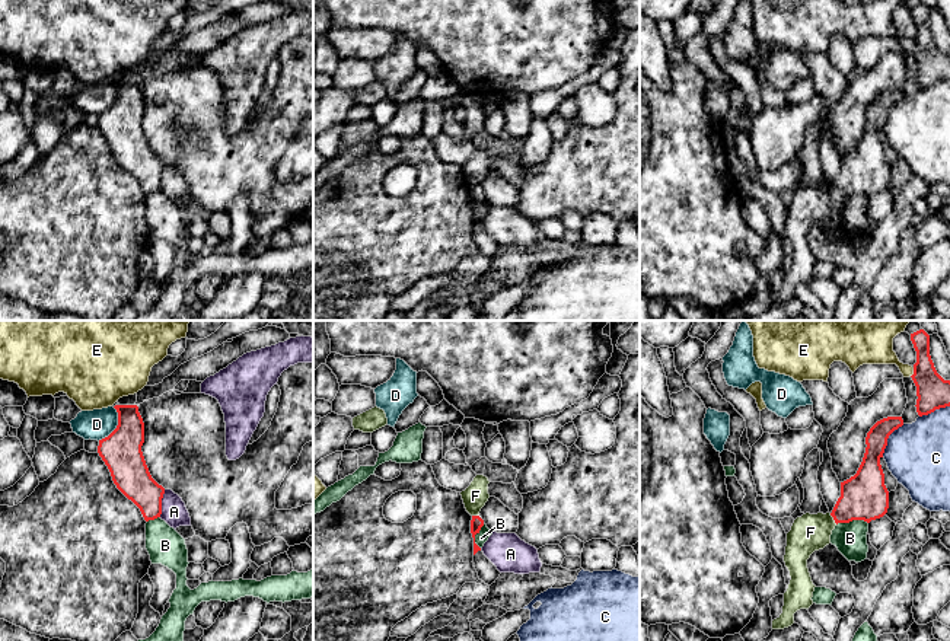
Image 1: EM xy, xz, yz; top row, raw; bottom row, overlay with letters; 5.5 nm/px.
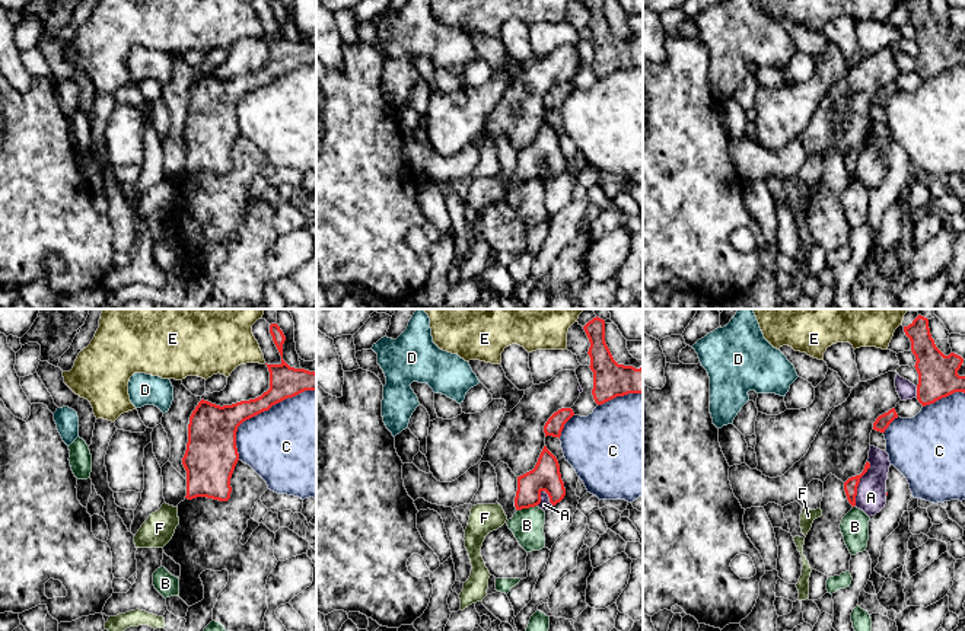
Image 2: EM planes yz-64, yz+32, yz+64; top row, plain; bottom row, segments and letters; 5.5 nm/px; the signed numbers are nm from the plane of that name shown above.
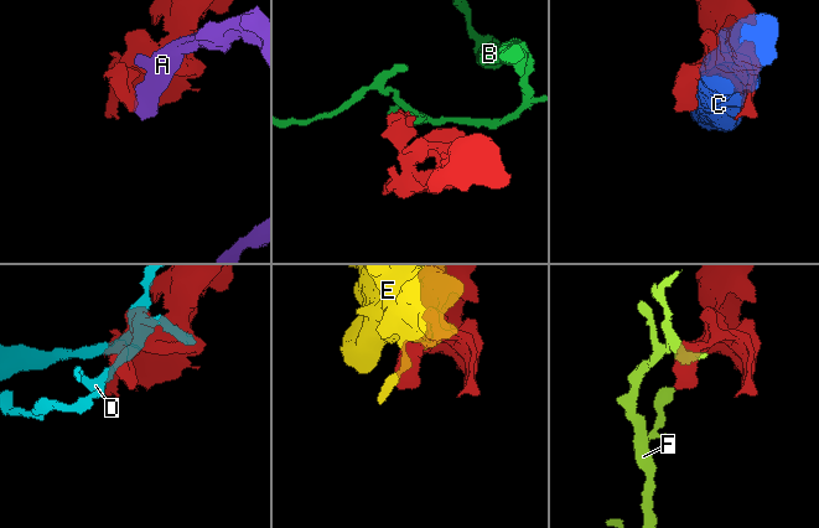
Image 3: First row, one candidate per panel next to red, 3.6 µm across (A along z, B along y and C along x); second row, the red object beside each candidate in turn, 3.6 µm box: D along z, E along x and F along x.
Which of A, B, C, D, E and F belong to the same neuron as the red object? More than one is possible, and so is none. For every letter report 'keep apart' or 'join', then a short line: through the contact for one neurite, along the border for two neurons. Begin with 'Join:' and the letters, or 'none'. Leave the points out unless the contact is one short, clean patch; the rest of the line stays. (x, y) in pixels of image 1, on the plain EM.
Join: none
A: keep apart
B: keep apart; line yz (867, 195), (850, 194), (837, 198)
C: keep apart
D: keep apart; line xy (114, 80), (117, 99), (98, 114)
E: keep apart; line yz (914, 41), (911, 50)
F: keep apart; line yz (829, 187), (837, 197)

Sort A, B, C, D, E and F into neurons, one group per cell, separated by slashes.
A / B / C / D / E / F

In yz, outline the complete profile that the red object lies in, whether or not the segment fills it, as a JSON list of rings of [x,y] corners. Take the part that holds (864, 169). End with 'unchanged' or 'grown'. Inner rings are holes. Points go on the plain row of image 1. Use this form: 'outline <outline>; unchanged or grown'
outline [[[887,90],[877,95],[865,111],[865,127],[854,150],[841,156],[841,170],[831,189],[835,197],[880,192],[889,182],[889,165],[880,138],[889,109],[903,99],[902,90]]]; unchanged

